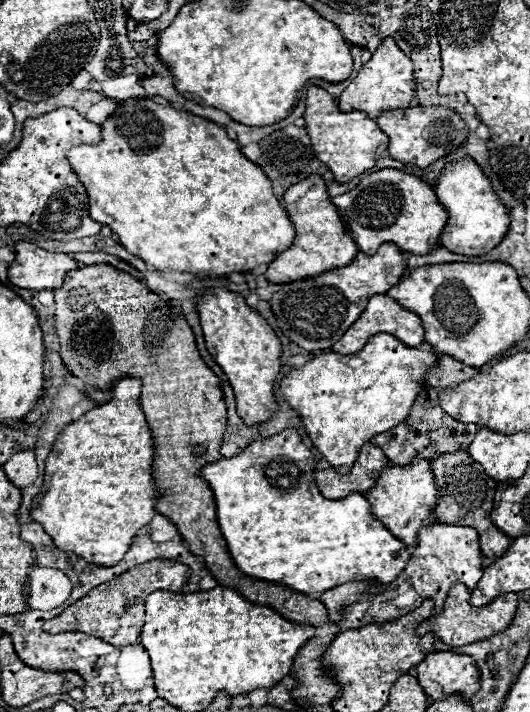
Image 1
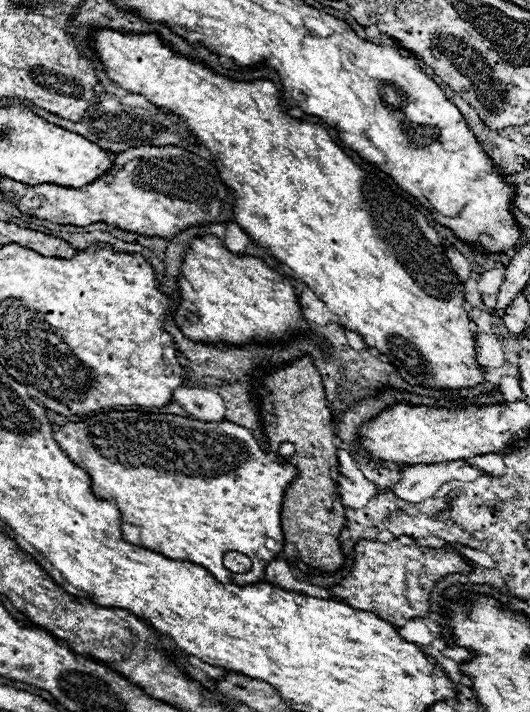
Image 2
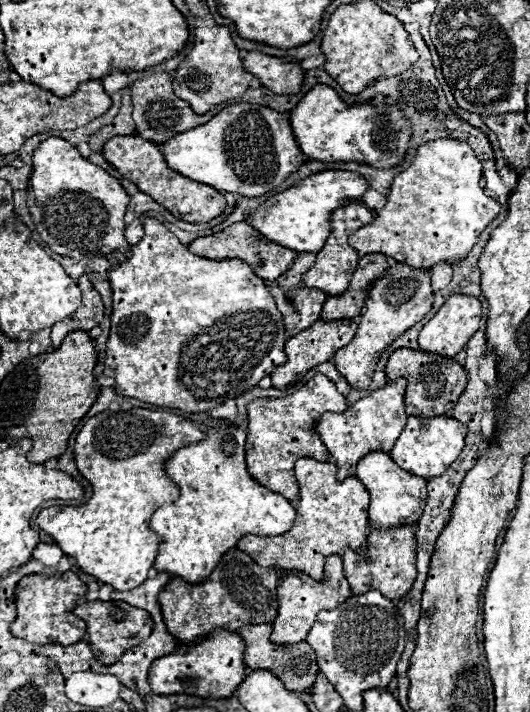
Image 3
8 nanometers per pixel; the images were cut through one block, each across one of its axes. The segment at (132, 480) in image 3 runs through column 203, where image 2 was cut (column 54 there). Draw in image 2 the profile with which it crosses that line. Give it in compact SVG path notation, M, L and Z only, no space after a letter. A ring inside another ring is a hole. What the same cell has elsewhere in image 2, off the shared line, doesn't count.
M106 412L84 422L66 422L54 432L54 438L66 456L90 474L92 494L118 504L122 538L126 542L160 552L172 560L204 564L224 584L260 582L264 568L282 552L282 498L296 472L288 464L270 462L248 428L226 420L200 422L174 414ZM230 550L246 554L252 560L252 568L244 574L226 570L222 556Z

